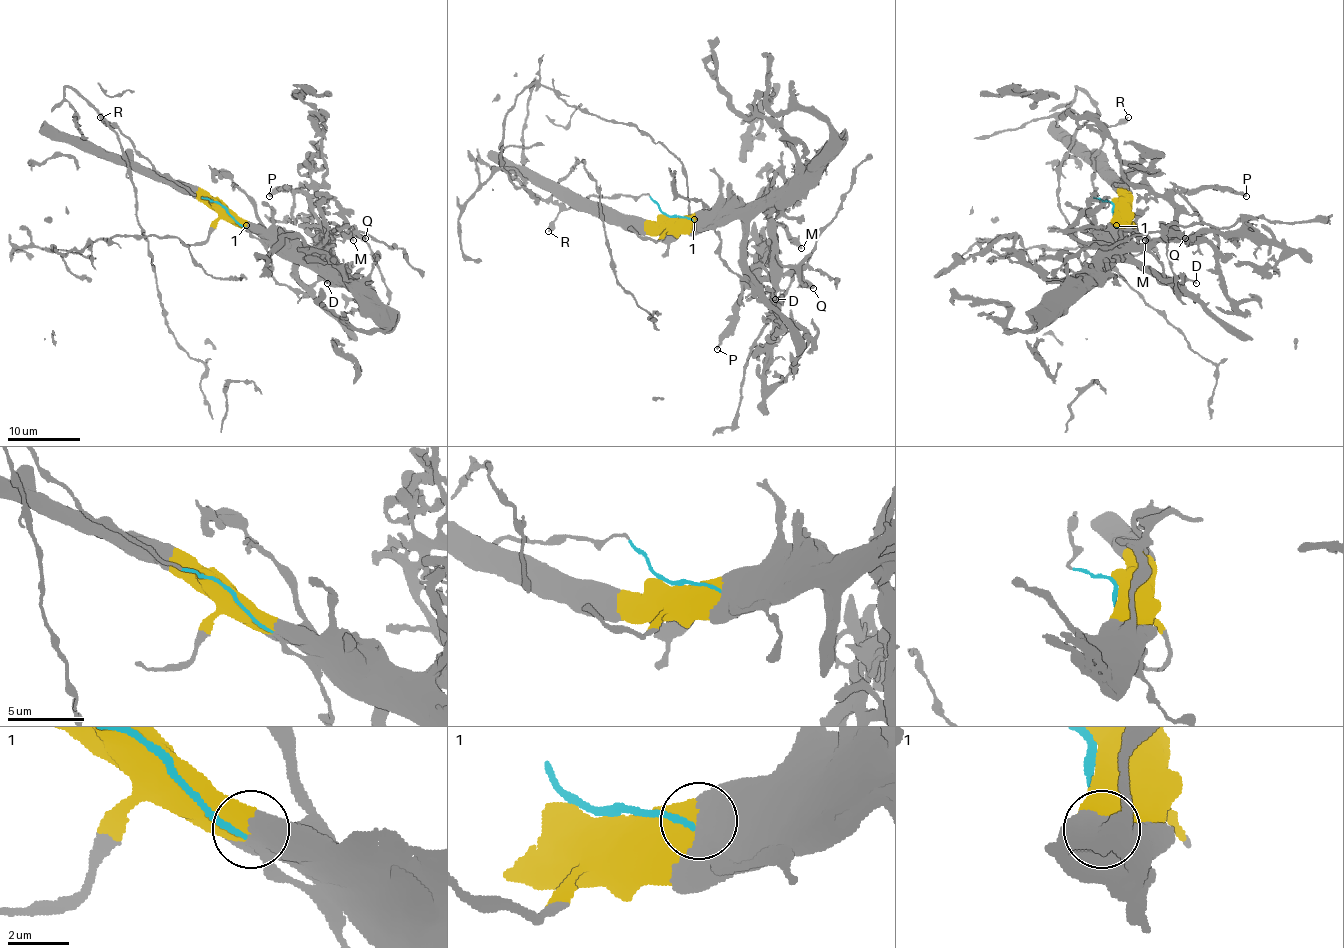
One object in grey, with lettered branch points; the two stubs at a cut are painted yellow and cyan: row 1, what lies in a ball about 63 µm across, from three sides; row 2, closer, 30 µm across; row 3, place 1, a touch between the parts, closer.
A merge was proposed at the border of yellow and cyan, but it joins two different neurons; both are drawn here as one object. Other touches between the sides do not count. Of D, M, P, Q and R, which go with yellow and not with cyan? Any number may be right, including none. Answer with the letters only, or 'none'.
D, M, P, Q

